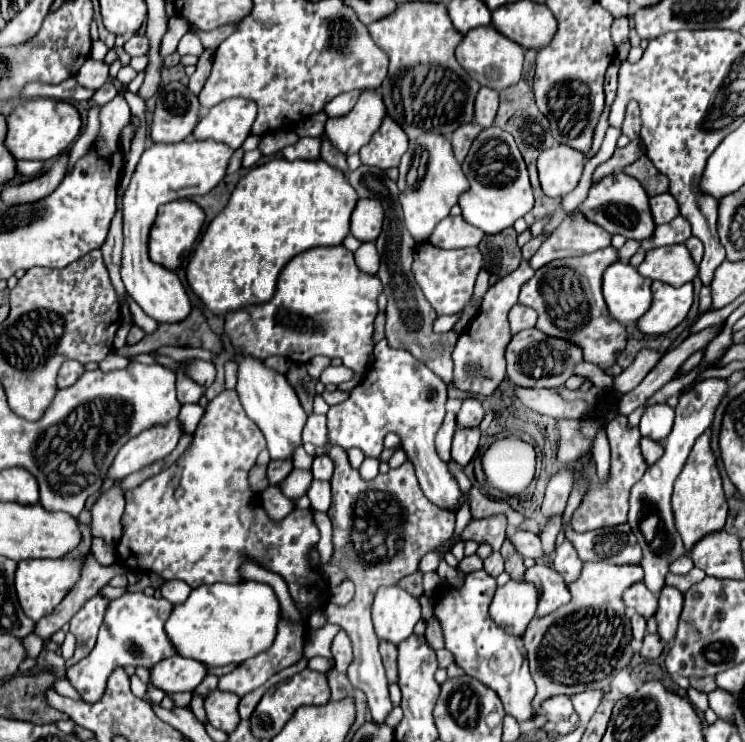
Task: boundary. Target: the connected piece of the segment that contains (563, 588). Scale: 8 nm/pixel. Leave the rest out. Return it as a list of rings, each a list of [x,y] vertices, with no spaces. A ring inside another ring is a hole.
[[[537,563],[535,567],[527,569],[525,579],[531,579],[531,583],[535,583],[539,587],[539,609],[537,609],[539,617],[549,615],[551,611],[559,609],[561,605],[565,605],[571,599],[567,583],[549,565]]]

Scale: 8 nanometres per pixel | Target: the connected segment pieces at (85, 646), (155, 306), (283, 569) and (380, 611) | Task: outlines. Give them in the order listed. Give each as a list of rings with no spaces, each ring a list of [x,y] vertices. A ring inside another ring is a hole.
[[[95,595],[73,615],[71,633],[77,637],[77,649],[75,649],[75,655],[69,661],[65,661],[65,667],[75,665],[77,661],[81,661],[93,651],[99,623],[103,623],[103,609],[107,609],[107,603],[109,599]]]
[[[185,139],[179,143],[153,143],[143,151],[137,169],[131,177],[131,183],[123,195],[123,267],[121,277],[129,297],[157,323],[181,323],[191,313],[191,301],[177,273],[151,263],[147,255],[147,235],[155,221],[157,209],[163,203],[189,199],[193,195],[209,193],[227,171],[227,163],[231,159],[231,147],[219,141],[197,141]]]
[[[223,391],[213,401],[209,401],[207,415],[201,419],[201,423],[193,435],[191,447],[169,469],[149,477],[139,487],[125,493],[127,507],[125,507],[123,519],[121,519],[123,535],[115,547],[119,565],[123,565],[131,571],[157,573],[165,581],[173,581],[173,579],[185,581],[193,589],[199,585],[211,585],[217,581],[243,583],[245,579],[241,577],[239,569],[245,561],[257,563],[259,567],[273,571],[285,579],[285,583],[289,587],[289,595],[301,613],[301,619],[289,621],[281,615],[279,627],[277,627],[277,637],[275,637],[273,645],[267,651],[259,653],[255,659],[247,659],[247,661],[239,663],[239,667],[235,667],[231,673],[219,677],[219,689],[235,693],[239,697],[247,695],[249,691],[255,691],[271,675],[279,673],[285,667],[295,665],[303,657],[307,619],[313,611],[323,609],[329,603],[329,587],[325,587],[321,573],[317,569],[313,569],[309,563],[311,549],[319,543],[320,539],[319,529],[315,527],[311,509],[295,507],[285,519],[273,521],[257,501],[253,507],[255,493],[249,487],[247,475],[249,475],[249,469],[255,465],[259,451],[263,451],[263,449],[265,449],[263,433],[243,411],[243,405],[239,403],[237,393]]]
[[[397,585],[381,587],[375,593],[371,615],[375,635],[399,645],[413,633],[415,623],[421,619],[421,605],[413,595]]]

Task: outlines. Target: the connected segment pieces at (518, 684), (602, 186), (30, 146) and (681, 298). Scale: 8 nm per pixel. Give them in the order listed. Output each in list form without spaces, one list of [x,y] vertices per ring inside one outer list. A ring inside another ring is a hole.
[[[483,569],[467,573],[461,587],[447,587],[441,591],[439,599],[433,603],[433,613],[443,629],[445,649],[453,653],[455,663],[469,677],[491,687],[499,695],[505,713],[521,723],[535,717],[535,709],[531,705],[535,697],[535,683],[529,673],[523,639],[509,635],[489,617],[489,605],[495,589],[495,577]]]
[[[611,173],[591,185],[587,199],[575,211],[571,211],[571,215],[579,213],[587,221],[601,225],[611,235],[623,235],[627,239],[643,241],[649,239],[655,229],[655,225],[651,223],[651,211],[647,211],[647,199],[649,197],[643,191],[643,187],[639,187],[637,179],[631,179],[629,175],[623,173]]]
[[[50,98],[29,99],[19,103],[7,117],[5,147],[15,159],[49,161],[59,157],[79,135],[81,117],[70,102]]]
[[[661,281],[651,285],[653,303],[647,313],[637,321],[637,329],[649,337],[659,337],[677,327],[689,313],[693,305],[693,285],[671,287]]]

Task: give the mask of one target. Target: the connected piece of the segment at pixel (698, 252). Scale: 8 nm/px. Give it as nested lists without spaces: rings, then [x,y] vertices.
[[[691,237],[691,239],[685,243],[685,247],[691,251],[693,261],[695,261],[695,263],[701,263],[701,259],[703,259],[703,243],[701,243],[697,237]]]

